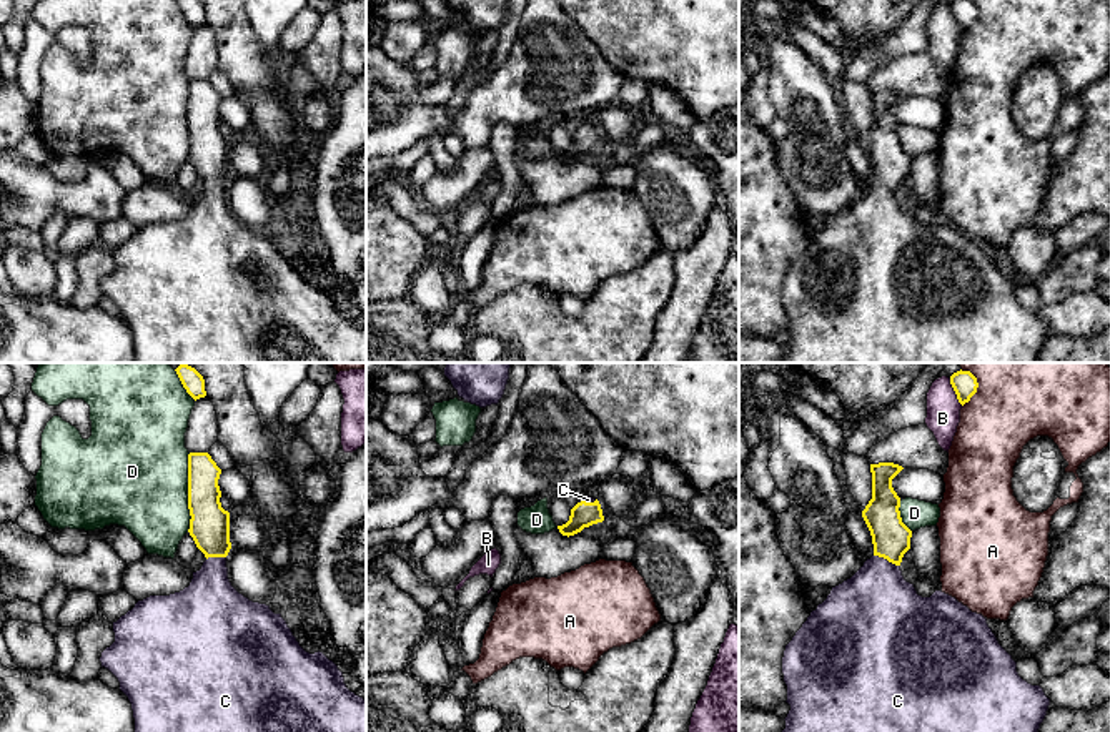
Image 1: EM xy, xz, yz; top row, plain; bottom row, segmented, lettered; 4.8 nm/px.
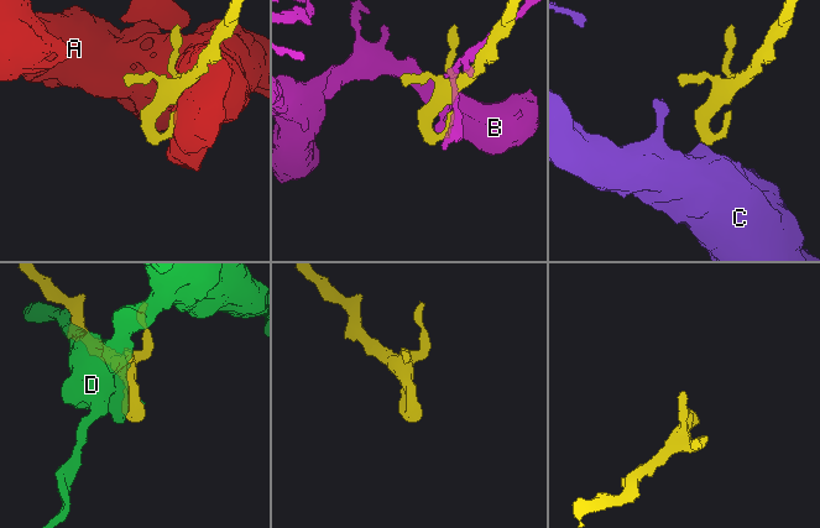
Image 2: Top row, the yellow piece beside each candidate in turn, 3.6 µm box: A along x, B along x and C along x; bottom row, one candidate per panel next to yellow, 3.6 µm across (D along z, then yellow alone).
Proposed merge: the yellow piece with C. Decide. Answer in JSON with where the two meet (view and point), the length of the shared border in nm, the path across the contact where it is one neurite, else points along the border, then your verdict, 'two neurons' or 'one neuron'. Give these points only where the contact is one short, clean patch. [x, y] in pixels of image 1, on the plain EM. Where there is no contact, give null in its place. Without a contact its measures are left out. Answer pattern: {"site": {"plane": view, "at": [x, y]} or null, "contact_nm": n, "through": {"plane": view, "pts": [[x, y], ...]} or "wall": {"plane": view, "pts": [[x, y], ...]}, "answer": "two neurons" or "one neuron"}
{"site": {"plane": "yz", "at": [887, 187]}, "contact_nm": 140, "through": {"plane": "yz", "pts": [[891, 165], [887, 187], [879, 208], [876, 237]]}, "answer": "one neuron"}

